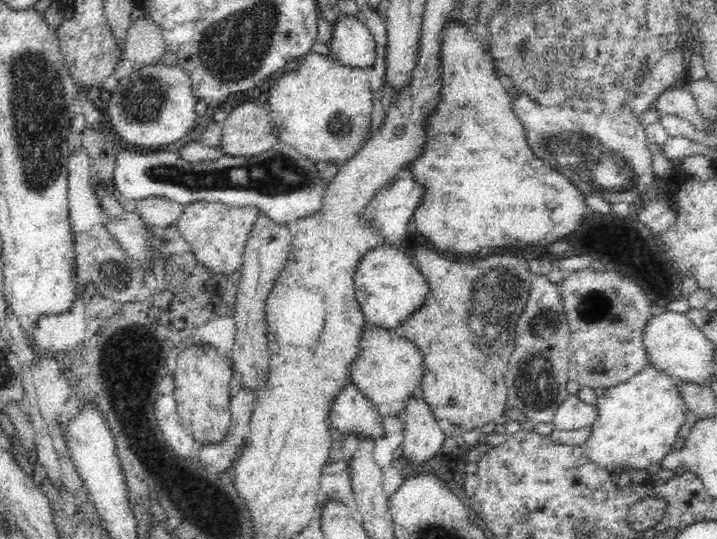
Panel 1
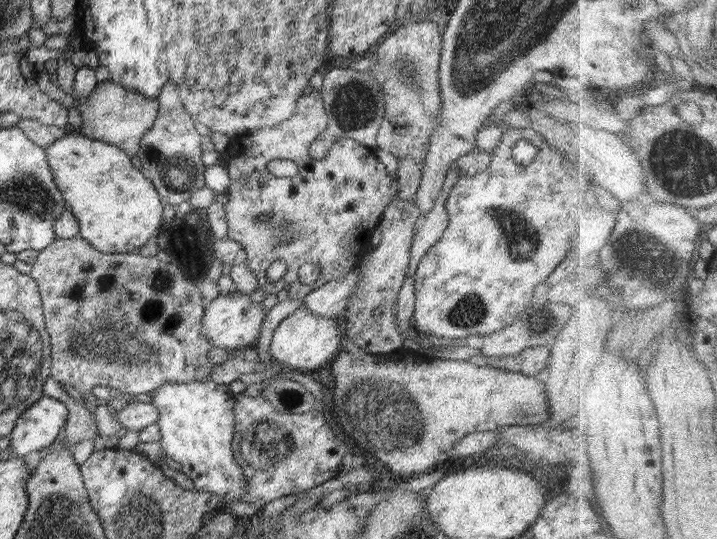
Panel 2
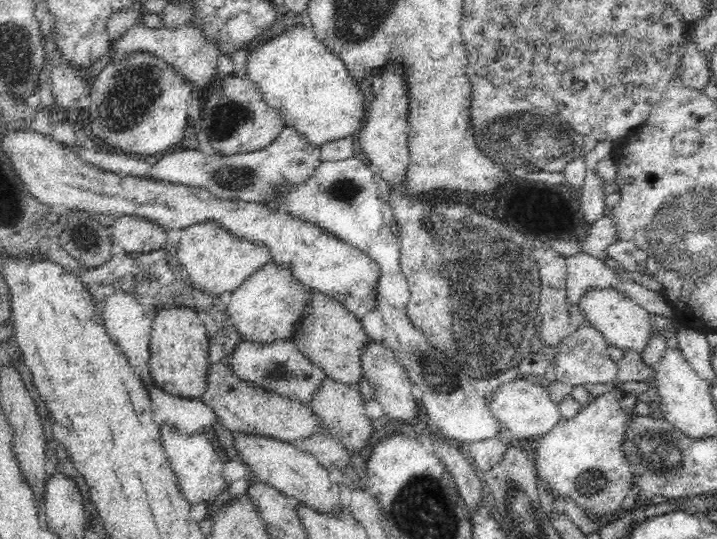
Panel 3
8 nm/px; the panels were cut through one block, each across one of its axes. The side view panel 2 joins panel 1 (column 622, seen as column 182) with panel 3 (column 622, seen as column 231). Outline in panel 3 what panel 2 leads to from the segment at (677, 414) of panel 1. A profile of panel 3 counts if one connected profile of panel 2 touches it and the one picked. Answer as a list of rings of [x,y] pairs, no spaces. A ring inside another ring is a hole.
[[[614,388],[591,398],[574,418],[560,419],[548,434],[533,440],[536,476],[546,482],[550,494],[572,498],[590,518],[606,520],[619,513],[634,478],[622,448],[636,402],[636,395]]]

